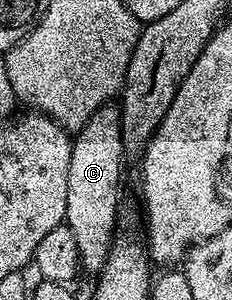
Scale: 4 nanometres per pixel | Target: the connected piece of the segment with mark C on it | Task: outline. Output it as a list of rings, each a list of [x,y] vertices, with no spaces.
[[[105,105],[97,109],[90,117],[86,126],[75,132],[72,140],[72,156],[70,157],[70,173],[66,173],[66,213],[64,222],[68,224],[70,233],[78,244],[80,266],[92,277],[100,274],[100,270],[108,260],[108,250],[114,242],[116,229],[116,210],[120,207],[120,170],[123,169],[123,159],[126,158],[122,133],[120,132],[120,112],[115,106]]]

